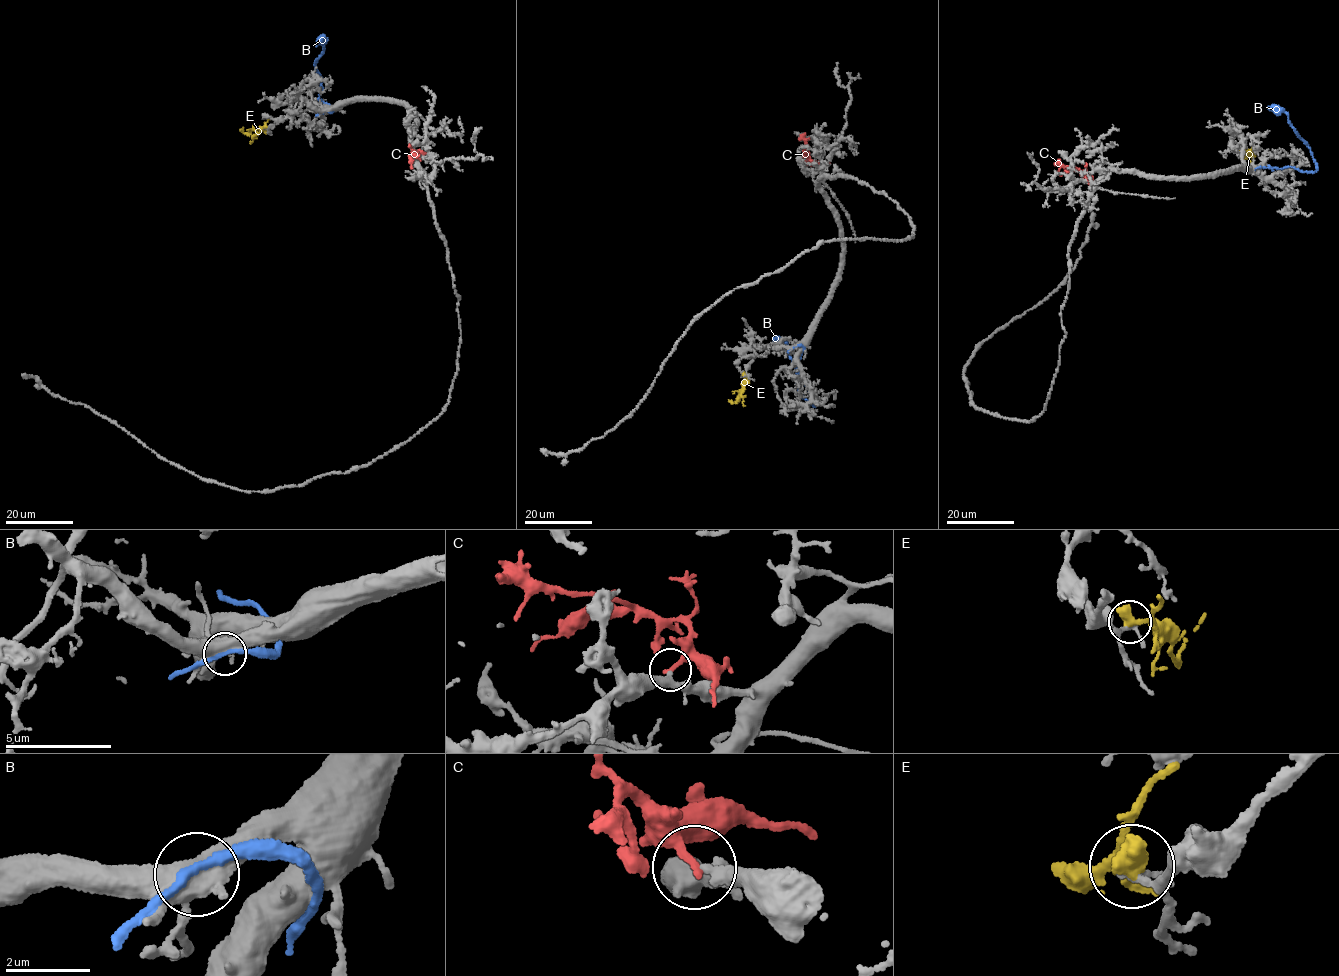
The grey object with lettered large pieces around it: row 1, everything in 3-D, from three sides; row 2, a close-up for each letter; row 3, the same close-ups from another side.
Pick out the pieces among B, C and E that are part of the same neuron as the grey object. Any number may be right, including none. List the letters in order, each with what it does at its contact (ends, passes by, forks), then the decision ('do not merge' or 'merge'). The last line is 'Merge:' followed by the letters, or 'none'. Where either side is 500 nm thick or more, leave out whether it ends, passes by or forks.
B: it passes by; do not merge
C: it ends there; merge
E: it passes by; do not merge
Merge: C

